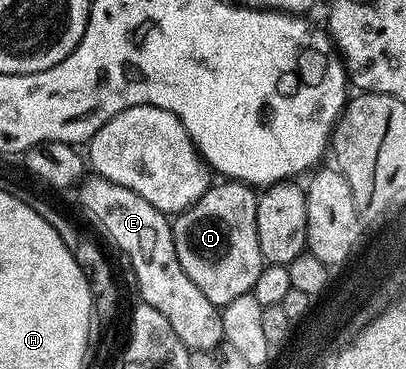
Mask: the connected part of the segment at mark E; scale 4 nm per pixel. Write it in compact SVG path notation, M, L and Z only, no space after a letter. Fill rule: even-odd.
M84 178L78 184L78 191L80 205L95 218L96 225L103 227L104 233L127 254L135 270L135 279L139 282L138 298L157 309L157 313L169 321L173 333L177 333L188 351L214 352L224 342L221 314L209 301L209 297L205 297L205 293L201 293L201 289L189 281L189 273L181 269L168 216L149 205L145 197L137 197L133 189L125 189L108 179Z

